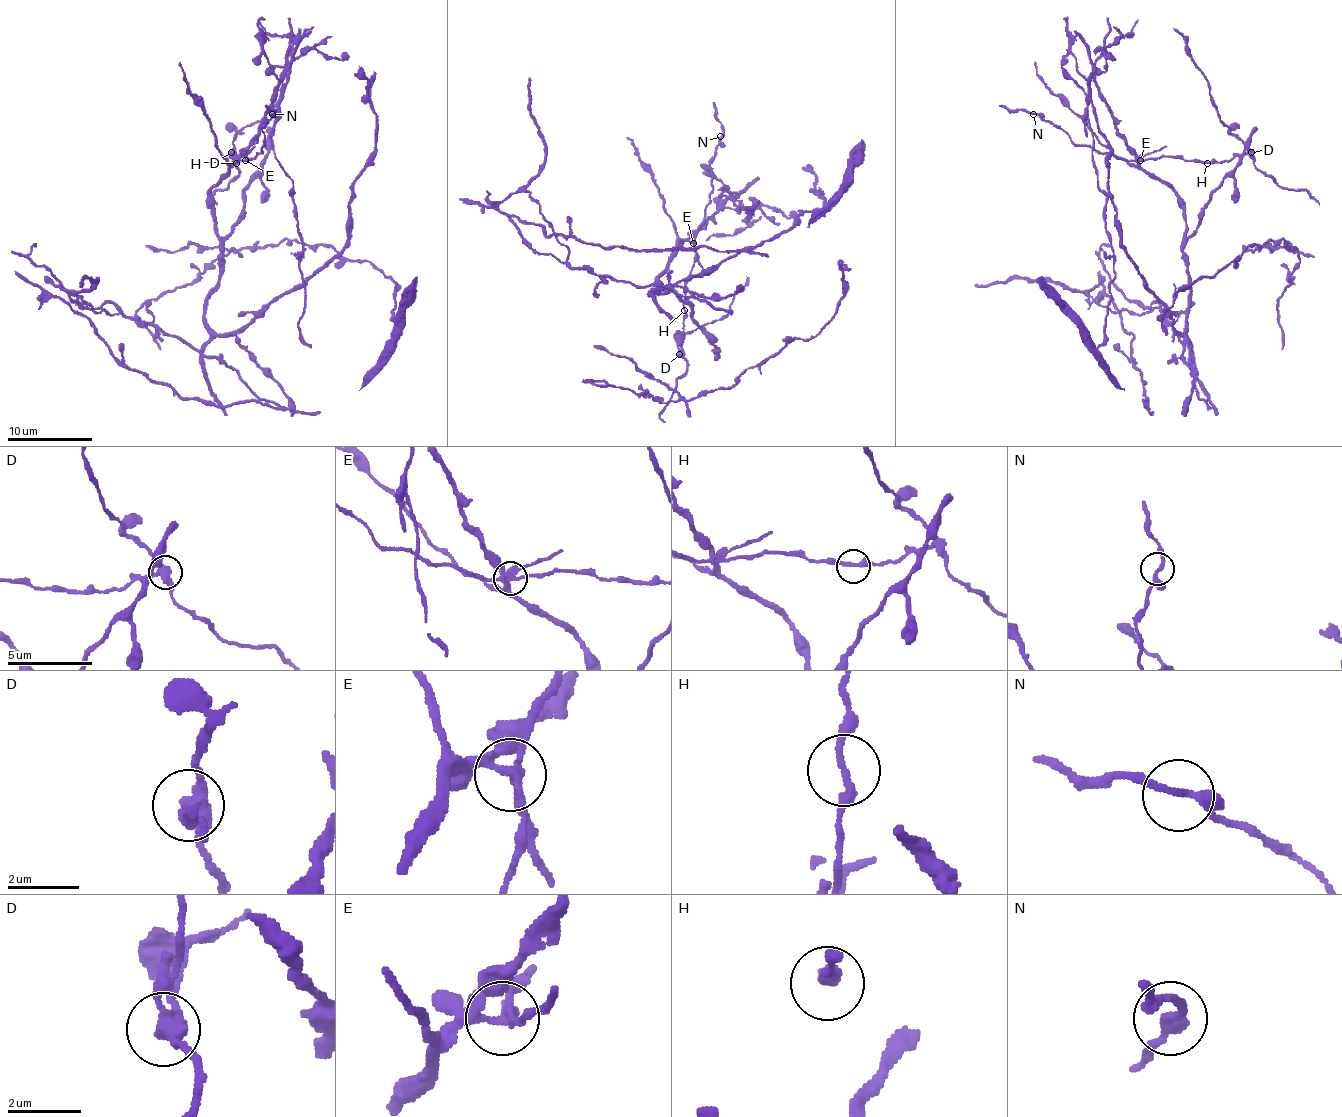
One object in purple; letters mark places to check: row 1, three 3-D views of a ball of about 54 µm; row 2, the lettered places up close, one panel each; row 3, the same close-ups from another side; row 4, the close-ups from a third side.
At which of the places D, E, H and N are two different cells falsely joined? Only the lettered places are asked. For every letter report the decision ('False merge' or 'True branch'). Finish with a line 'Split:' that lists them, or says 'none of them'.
D: False merge
E: False merge
H: True branch
N: True branch
Split: D, E

